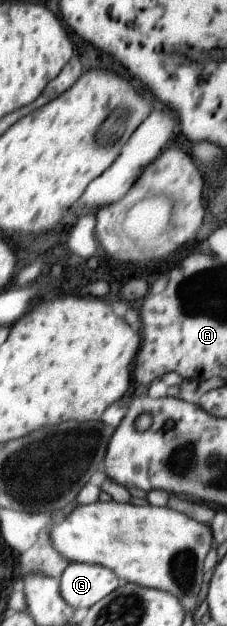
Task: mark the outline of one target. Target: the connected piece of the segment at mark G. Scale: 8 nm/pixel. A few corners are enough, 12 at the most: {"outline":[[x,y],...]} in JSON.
{"outline":[[70,563],[58,590],[72,610],[86,610],[116,590],[102,565]]}

